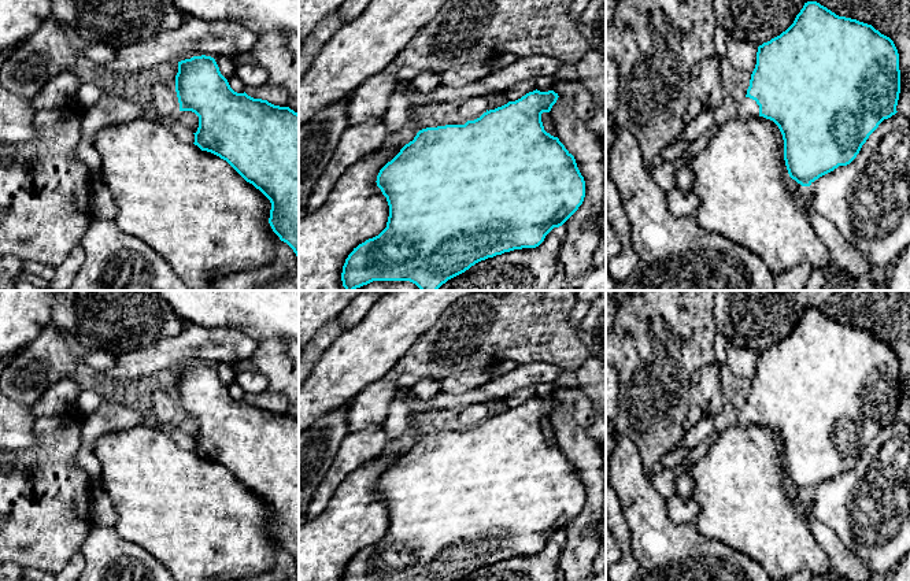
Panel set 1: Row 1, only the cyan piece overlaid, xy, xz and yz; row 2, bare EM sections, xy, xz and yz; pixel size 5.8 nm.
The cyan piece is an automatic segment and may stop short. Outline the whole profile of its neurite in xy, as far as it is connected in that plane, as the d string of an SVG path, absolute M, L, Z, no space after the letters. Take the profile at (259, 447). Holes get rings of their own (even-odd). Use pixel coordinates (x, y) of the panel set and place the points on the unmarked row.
M211 363L178 369L175 399L180 418L199 423L195 452L226 467L271 510L269 530L299 565L299 421L267 407L234 399Z

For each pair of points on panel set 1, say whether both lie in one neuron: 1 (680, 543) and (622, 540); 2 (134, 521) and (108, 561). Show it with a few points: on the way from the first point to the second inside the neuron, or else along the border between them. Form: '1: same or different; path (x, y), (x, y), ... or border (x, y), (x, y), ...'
1: different; border (621, 509), (628, 528), (628, 546), (637, 566)
2: different; border (111, 526), (122, 537), (140, 544), (151, 554)

